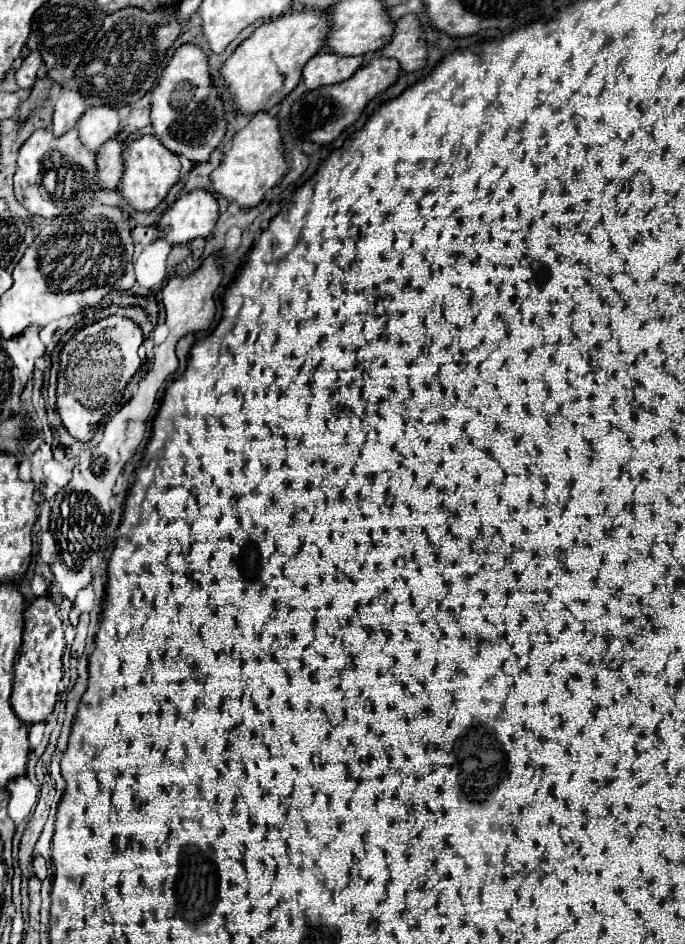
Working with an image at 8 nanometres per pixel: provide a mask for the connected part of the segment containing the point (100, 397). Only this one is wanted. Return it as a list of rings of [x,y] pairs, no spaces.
[[[108,316],[82,328],[64,346],[60,352],[58,372],[58,414],[70,436],[80,442],[88,442],[94,436],[100,420],[120,404],[126,384],[140,366],[138,348],[142,342],[142,330],[134,320]]]

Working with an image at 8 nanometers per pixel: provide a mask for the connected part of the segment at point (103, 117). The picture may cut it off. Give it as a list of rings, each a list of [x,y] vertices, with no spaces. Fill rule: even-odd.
[[[98,106],[84,112],[78,122],[80,140],[88,150],[98,150],[106,140],[114,138],[120,130],[118,112],[110,106]]]

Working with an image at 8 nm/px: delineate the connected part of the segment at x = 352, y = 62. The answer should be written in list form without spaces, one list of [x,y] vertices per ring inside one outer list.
[[[322,50],[314,58],[310,58],[308,64],[304,66],[304,84],[308,90],[316,90],[320,86],[344,82],[354,76],[362,62],[364,62],[362,56],[346,58],[330,50]]]

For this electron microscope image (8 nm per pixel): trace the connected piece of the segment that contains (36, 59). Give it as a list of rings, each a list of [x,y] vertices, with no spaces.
[[[38,50],[30,52],[30,54],[24,58],[24,62],[22,62],[22,66],[18,68],[18,72],[16,72],[16,82],[18,82],[18,86],[20,86],[20,88],[32,88],[34,82],[36,82],[36,72],[38,72],[40,66],[42,66],[42,56],[40,56],[40,52],[38,52]]]

